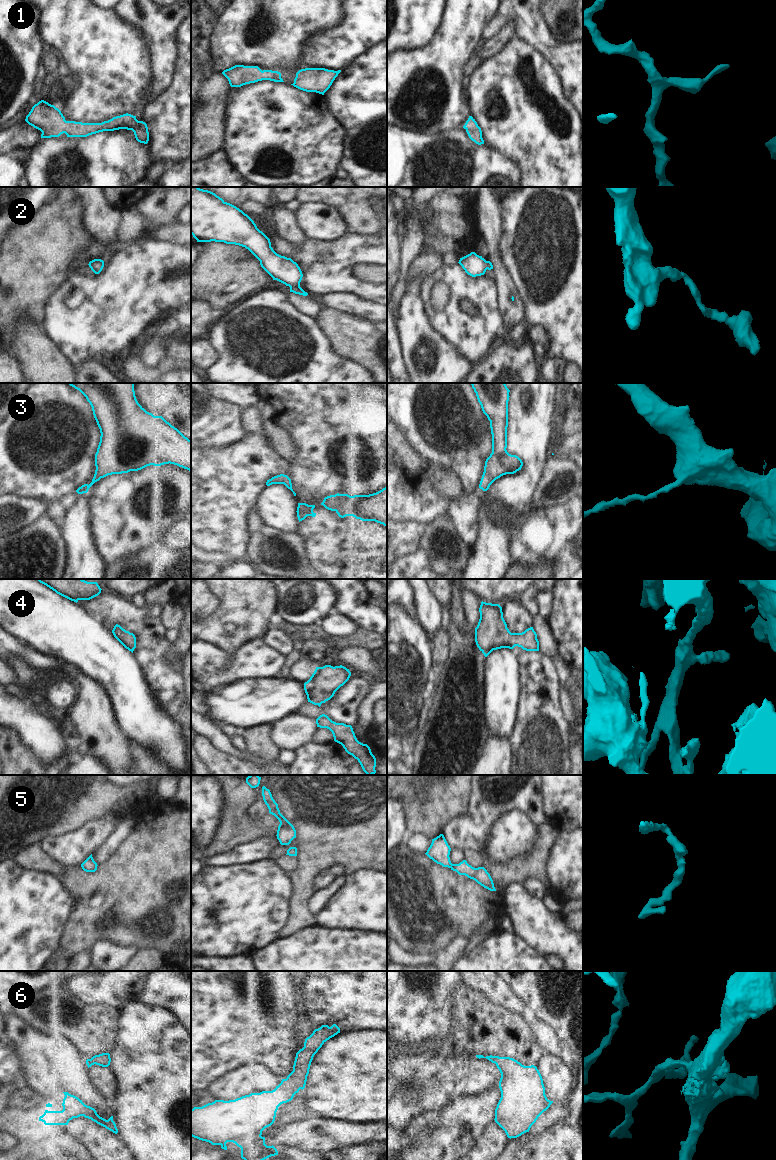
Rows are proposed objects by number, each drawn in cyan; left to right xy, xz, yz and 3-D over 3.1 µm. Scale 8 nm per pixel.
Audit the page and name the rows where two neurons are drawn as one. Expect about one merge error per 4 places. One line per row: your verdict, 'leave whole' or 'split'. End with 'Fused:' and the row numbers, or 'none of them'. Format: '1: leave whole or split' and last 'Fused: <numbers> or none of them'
1: leave whole
2: leave whole
3: leave whole
4: leave whole
5: leave whole
6: leave whole
Fused: none of them

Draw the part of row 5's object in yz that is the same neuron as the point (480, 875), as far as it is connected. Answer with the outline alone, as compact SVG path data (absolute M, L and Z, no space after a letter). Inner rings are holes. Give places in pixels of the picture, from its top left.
M443 834L432 839L432 843L425 853L430 859L443 867L448 867L456 871L459 875L465 875L475 880L478 884L490 891L496 891L490 874L484 867L474 868L463 860L459 864L452 864L450 861L451 848L448 845Z

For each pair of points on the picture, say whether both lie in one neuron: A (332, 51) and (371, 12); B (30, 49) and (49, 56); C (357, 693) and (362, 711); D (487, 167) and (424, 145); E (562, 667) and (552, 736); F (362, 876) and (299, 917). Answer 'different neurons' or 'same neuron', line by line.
A: same neuron
B: different neurons
C: different neurons
D: same neuron
E: different neurons
F: different neurons

